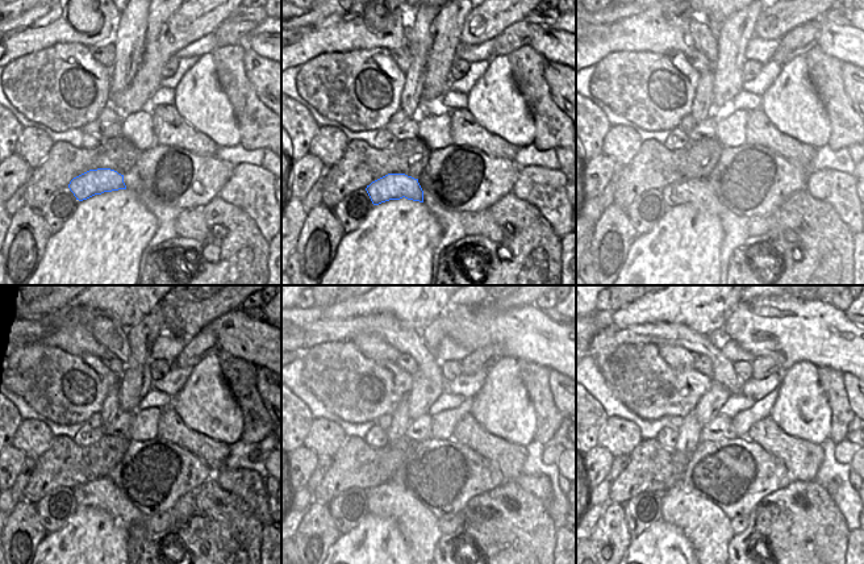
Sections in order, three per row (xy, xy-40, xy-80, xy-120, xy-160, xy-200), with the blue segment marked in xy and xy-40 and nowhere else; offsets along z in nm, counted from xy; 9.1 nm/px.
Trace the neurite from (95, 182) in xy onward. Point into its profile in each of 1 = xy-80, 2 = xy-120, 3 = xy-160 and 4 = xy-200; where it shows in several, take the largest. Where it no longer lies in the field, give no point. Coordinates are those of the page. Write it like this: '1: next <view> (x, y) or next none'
1: next xy-80 (696, 192)
2: next xy-120 (103, 493)
3: next xy-160 (388, 500)
4: next xy-200 (702, 522)

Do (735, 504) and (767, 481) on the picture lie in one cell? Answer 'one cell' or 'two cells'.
one cell

